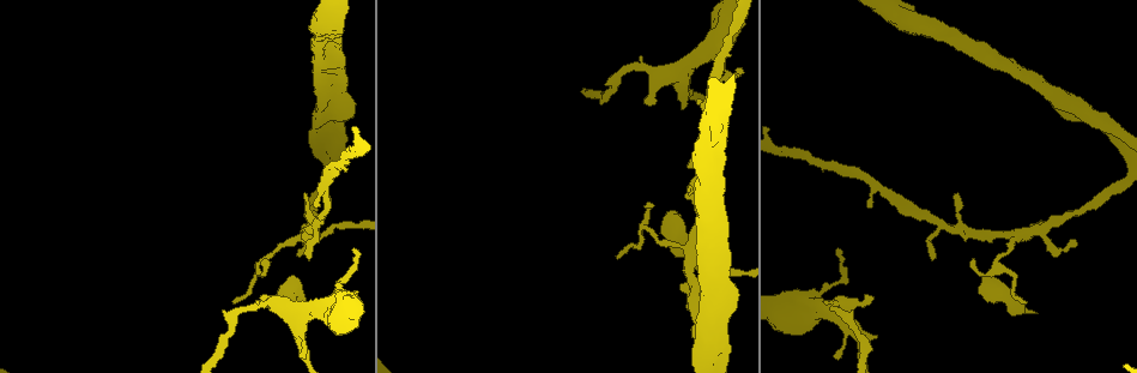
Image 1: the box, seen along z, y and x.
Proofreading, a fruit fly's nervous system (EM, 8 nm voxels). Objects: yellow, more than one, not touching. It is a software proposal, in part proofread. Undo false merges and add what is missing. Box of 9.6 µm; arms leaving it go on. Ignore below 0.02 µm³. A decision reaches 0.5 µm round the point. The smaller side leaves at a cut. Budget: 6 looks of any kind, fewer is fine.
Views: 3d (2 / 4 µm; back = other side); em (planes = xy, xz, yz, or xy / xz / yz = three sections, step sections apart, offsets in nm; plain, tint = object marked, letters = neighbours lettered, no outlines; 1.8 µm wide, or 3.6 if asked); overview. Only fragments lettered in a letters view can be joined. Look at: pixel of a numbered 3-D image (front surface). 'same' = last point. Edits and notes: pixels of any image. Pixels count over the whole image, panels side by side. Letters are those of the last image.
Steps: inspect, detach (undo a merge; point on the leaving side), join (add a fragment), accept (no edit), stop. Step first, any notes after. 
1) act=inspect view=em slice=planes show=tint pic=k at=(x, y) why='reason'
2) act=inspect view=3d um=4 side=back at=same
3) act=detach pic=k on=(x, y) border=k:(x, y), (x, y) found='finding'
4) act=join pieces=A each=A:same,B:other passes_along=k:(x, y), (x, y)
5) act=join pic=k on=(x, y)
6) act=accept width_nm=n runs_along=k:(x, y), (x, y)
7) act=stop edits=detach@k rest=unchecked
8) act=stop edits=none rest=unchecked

act=inspect view=em slice=xy step=4 show=letters pic=1 at=(1126, 186) why='sudden change in width'

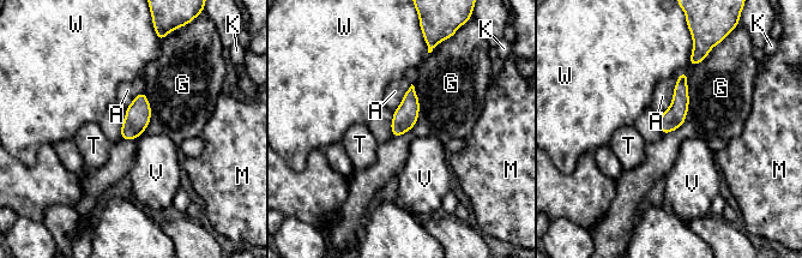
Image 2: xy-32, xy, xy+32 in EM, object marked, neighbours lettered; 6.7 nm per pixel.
act=accept width_nm=150 each=A:other,G:other,K:other,M:other,T:other,V:other,W:other border=2:(686, 71), (686, 120), (663, 134) found='one cell here'

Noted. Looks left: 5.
act=inspect view=em slice=planes show=tint pic=1 at=(709, 286) why='abrupt turn'

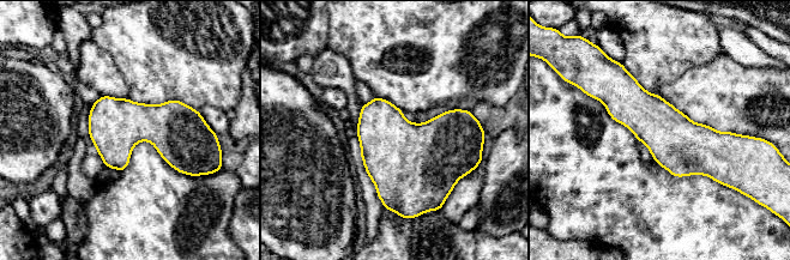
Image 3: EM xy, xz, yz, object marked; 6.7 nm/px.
act=inspect view=em slice=planes show=letters at=same

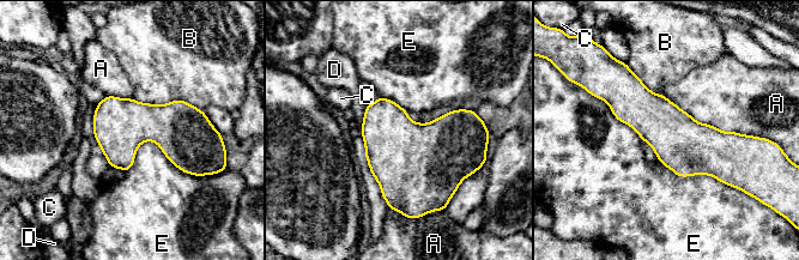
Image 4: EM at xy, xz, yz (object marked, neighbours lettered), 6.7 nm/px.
act=accept each=A:other,B:other,C:other,D:other,E:other border=4:(126, 171), (153, 141), (203, 176) found='continuous, no second cell'

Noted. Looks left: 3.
act=inspect view=em slice=planes show=letters pic=1 at=(648, 106) why='branch stops here'

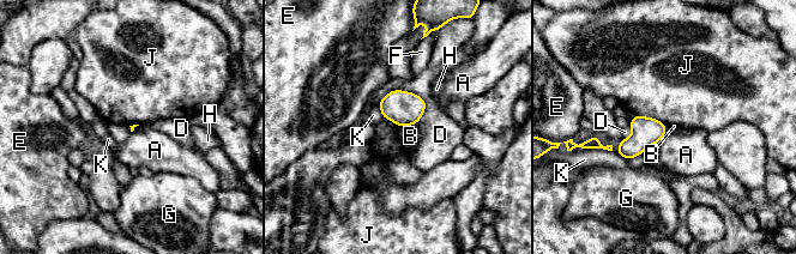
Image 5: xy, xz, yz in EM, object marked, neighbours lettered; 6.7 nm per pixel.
act=accept each=A:other,B:other,D:other,E:other,F:other,G:other,H:other,J:other,K:other border=5:(634, 114), (656, 118), (667, 126) found='none of them fits'

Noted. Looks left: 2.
act=stop edits=none rest=unchecked

